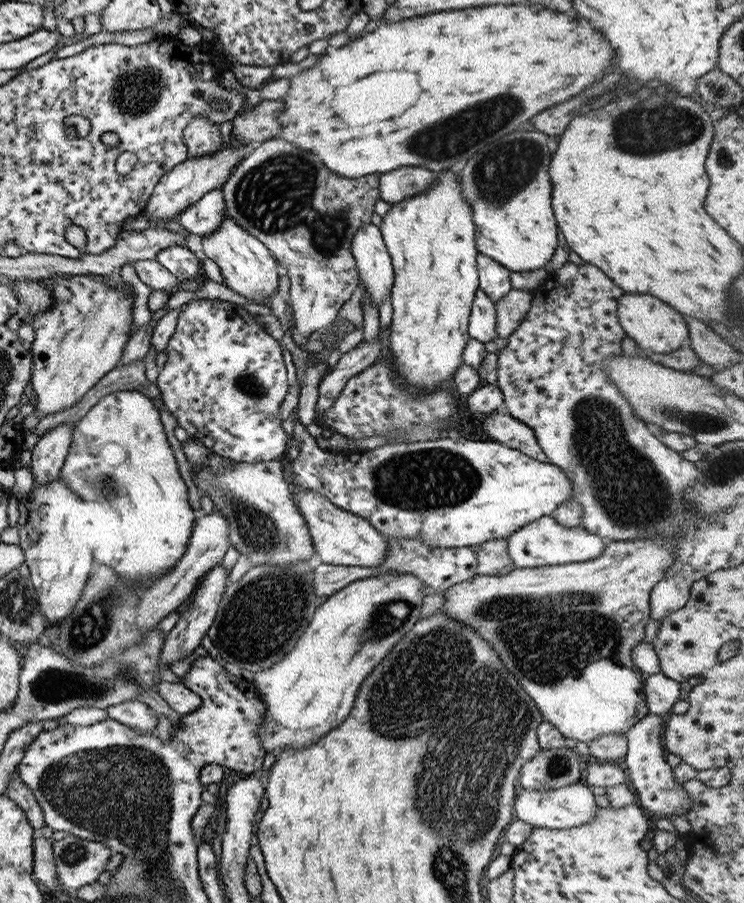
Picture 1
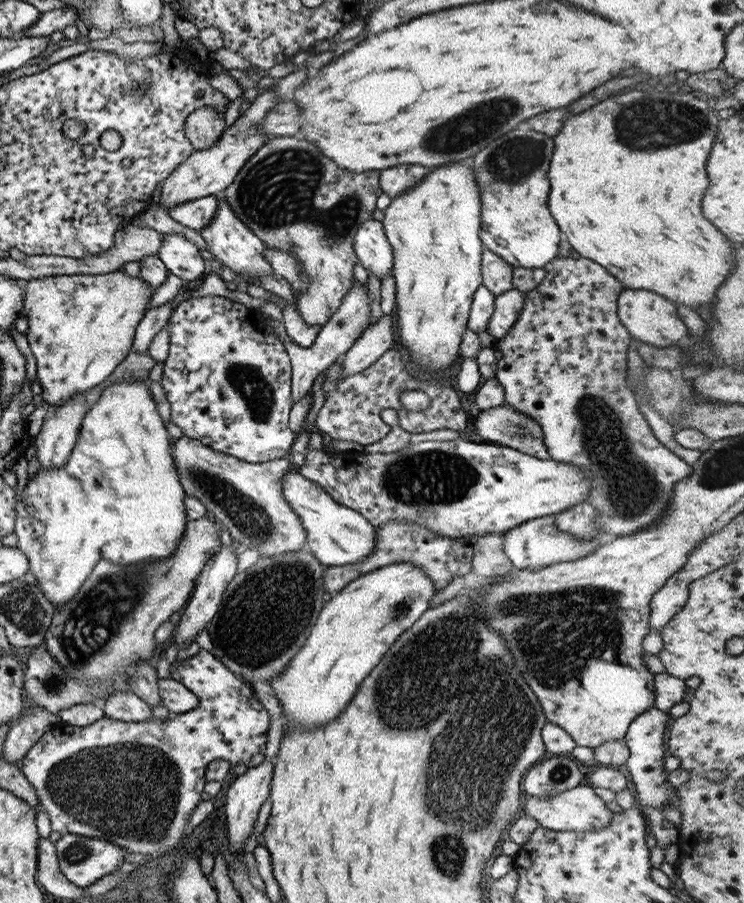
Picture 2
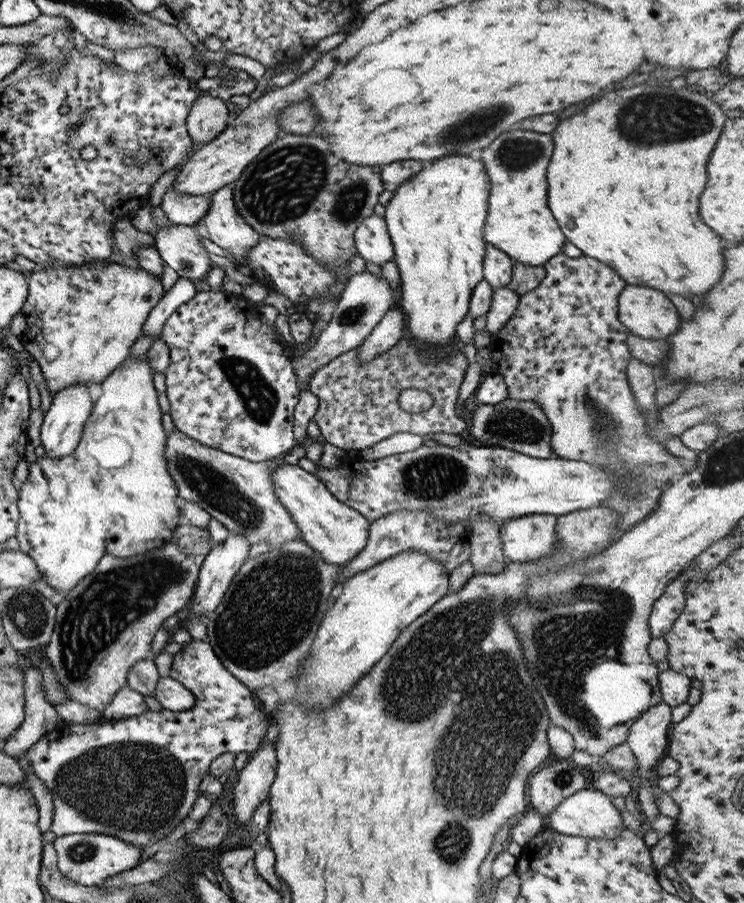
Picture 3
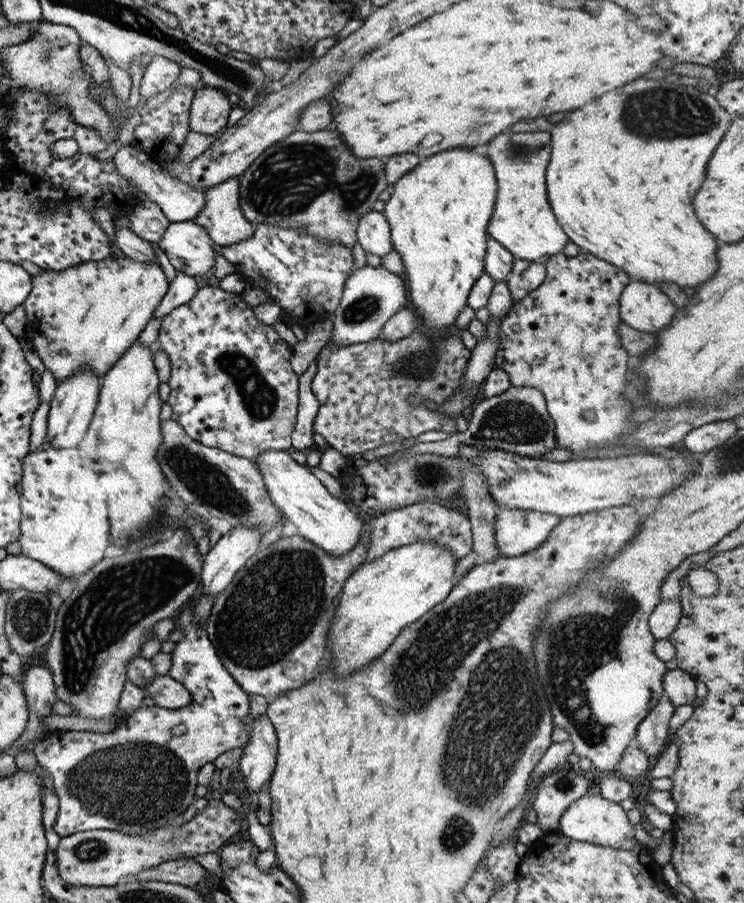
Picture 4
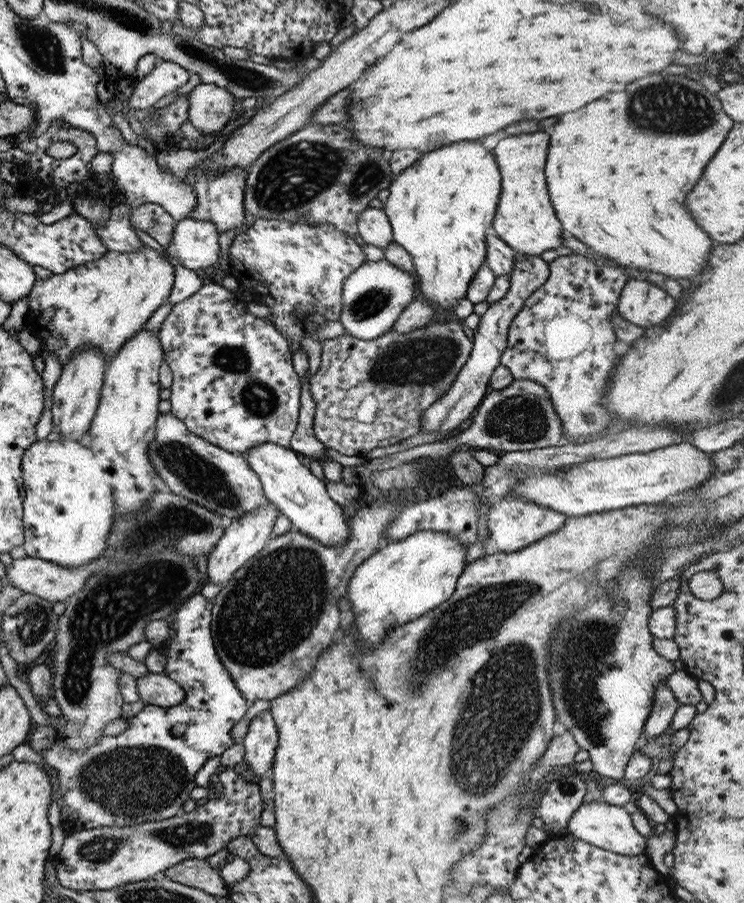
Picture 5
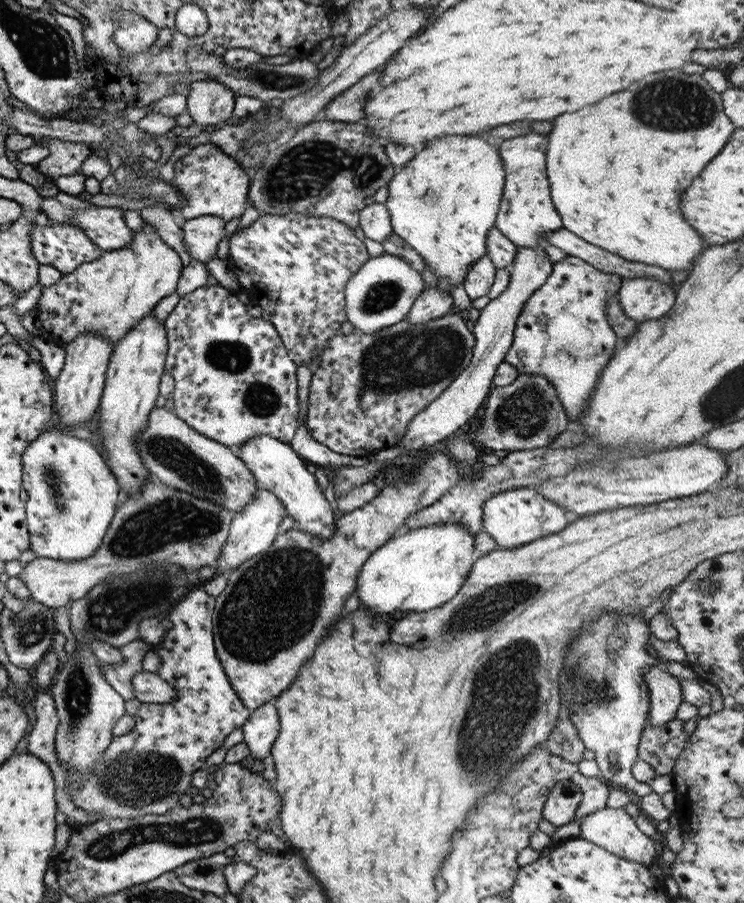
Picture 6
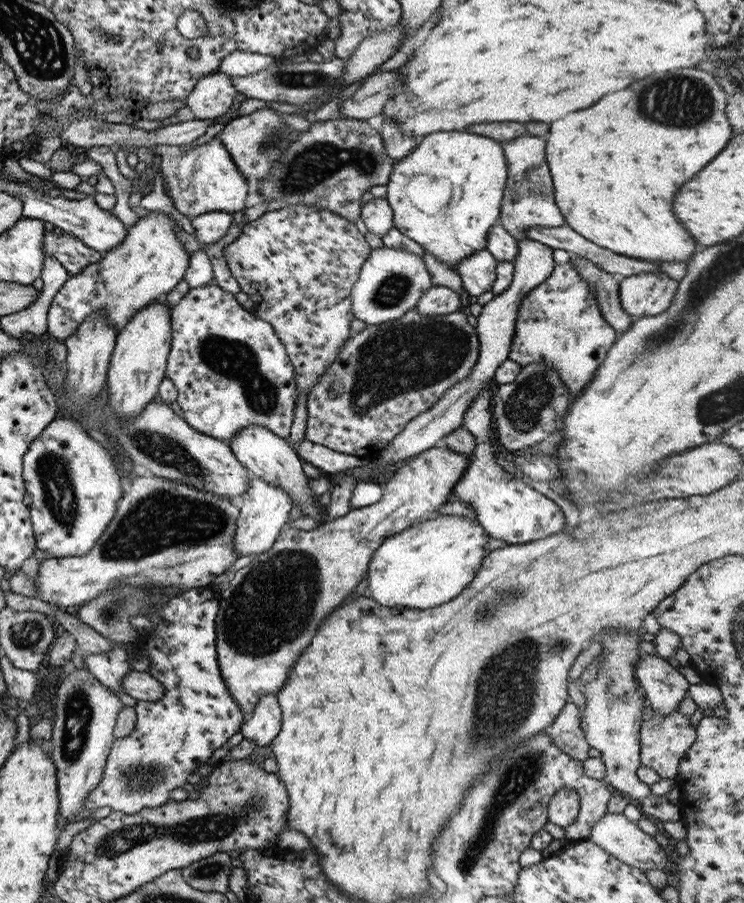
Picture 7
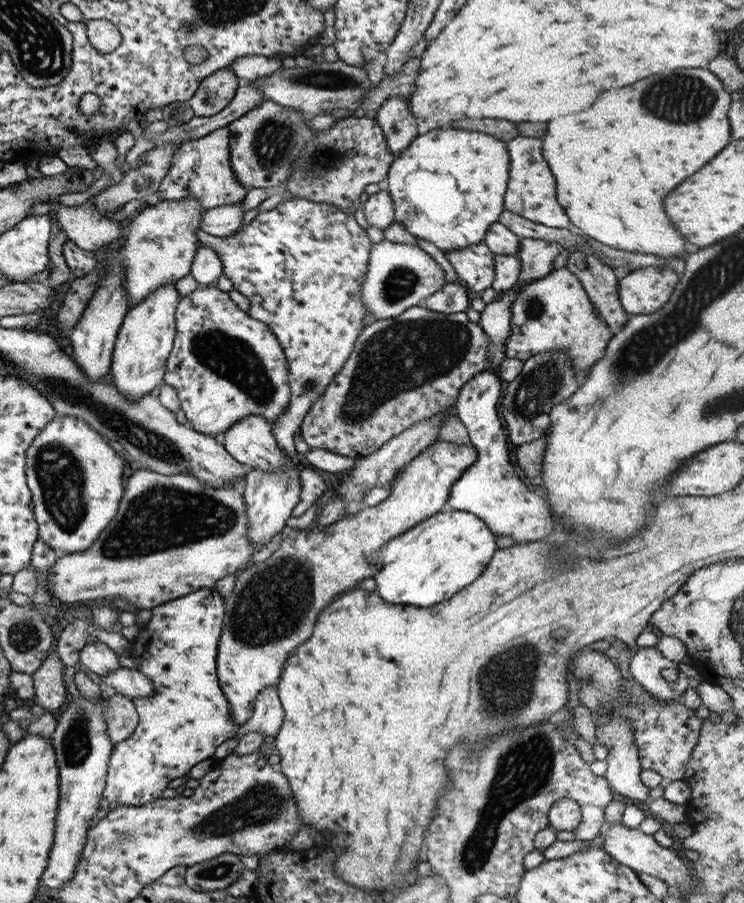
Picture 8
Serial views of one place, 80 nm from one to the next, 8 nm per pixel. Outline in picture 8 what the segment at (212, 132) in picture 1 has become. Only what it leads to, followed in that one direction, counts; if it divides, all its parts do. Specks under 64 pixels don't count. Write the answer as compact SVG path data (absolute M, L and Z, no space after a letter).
M227 67L206 76L187 103L195 117L209 117L227 107L240 84L235 73Z

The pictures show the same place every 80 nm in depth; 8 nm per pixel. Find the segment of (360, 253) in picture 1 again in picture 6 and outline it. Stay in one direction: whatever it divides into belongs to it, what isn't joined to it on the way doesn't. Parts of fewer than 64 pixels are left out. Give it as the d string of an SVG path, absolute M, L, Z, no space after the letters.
M383 203L365 205L358 214L358 226L364 236L380 243L392 234L390 214Z

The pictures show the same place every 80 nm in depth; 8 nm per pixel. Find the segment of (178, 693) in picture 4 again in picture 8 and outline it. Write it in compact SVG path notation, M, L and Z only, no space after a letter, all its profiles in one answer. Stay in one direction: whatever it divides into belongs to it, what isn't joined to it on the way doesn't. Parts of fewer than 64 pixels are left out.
M117 667L100 678L103 684L113 688L125 698L147 698L153 694L153 686L137 669Z

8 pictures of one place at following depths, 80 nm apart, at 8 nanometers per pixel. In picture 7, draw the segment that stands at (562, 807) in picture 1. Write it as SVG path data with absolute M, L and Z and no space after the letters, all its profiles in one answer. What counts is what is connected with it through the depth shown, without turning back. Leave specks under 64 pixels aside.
M606 812L591 827L587 838L596 846L599 846L604 852L614 856L619 862L627 866L633 866L641 871L661 870L669 875L670 880L675 878L674 861L665 850L655 842L654 837L645 834L637 825L623 817L622 813L609 814Z

